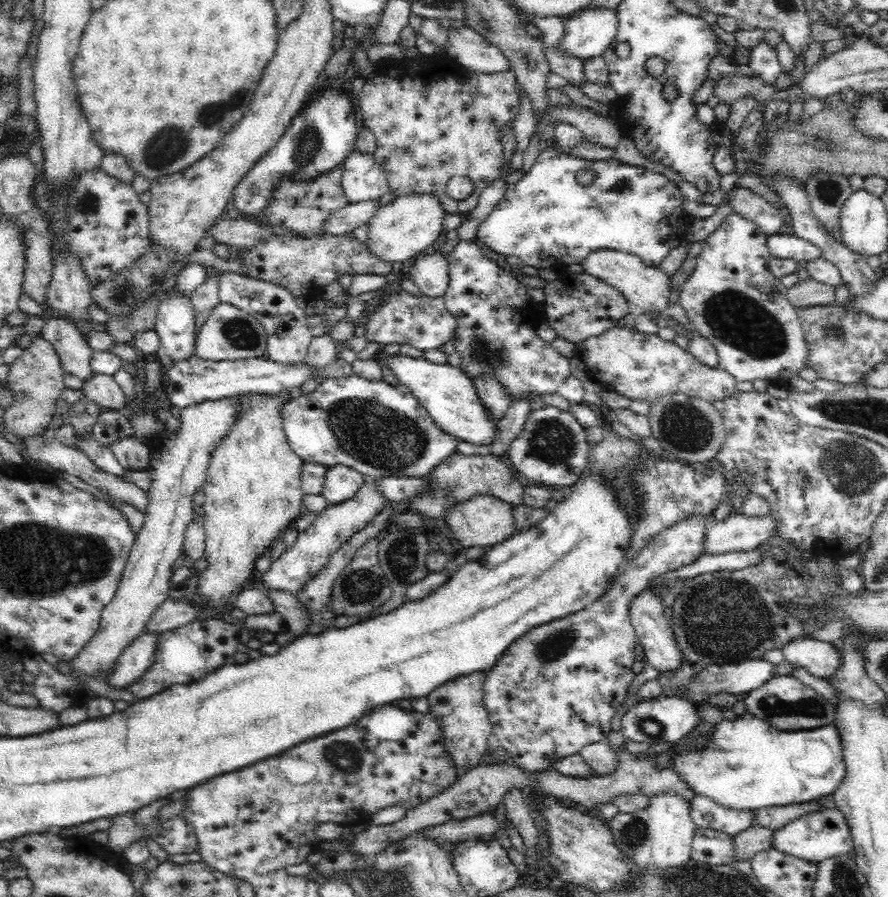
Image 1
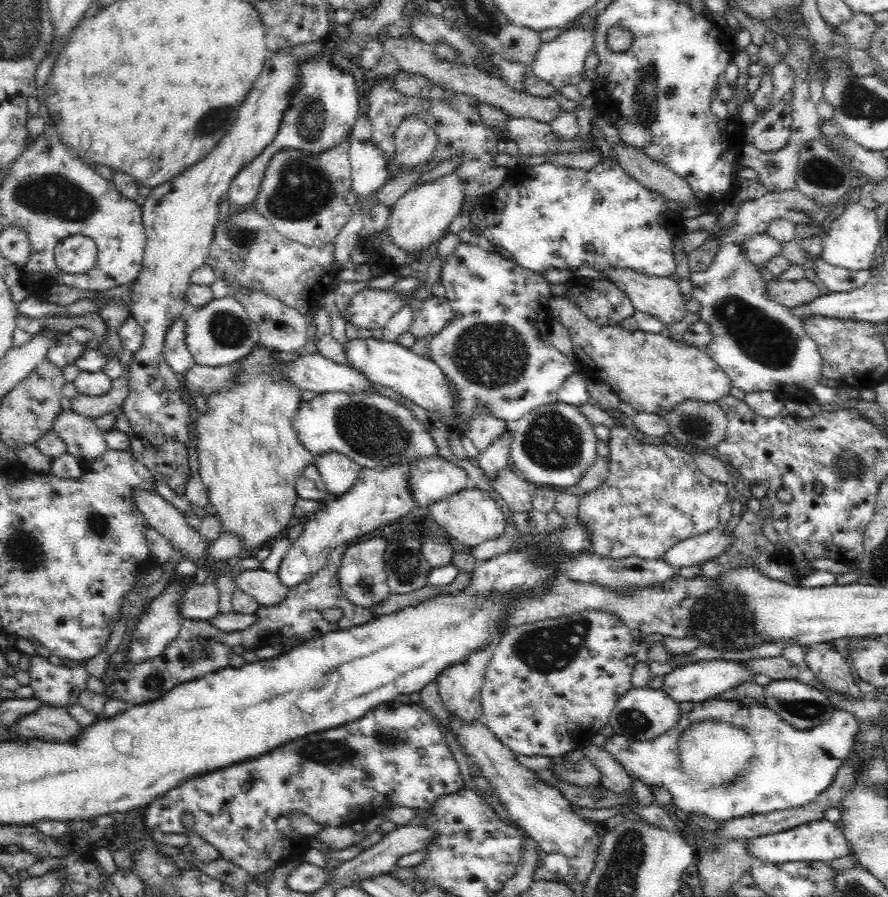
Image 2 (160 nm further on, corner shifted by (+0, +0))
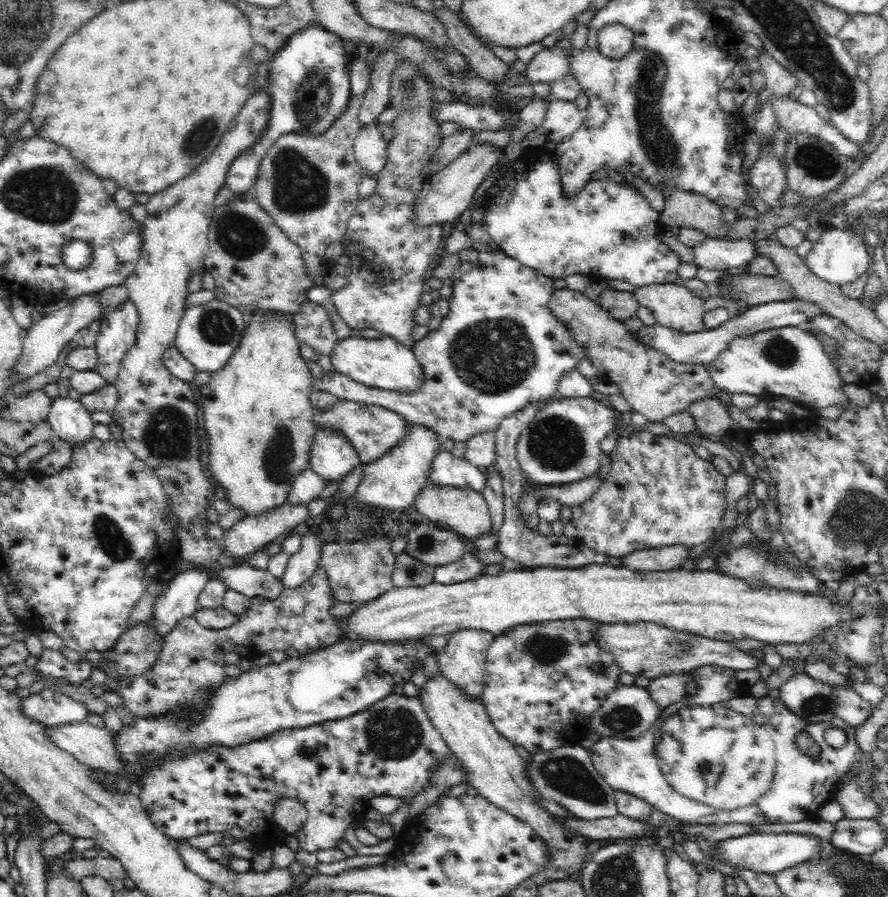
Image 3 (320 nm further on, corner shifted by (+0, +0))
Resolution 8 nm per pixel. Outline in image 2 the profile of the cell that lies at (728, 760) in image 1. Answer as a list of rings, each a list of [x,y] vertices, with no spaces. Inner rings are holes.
[[[720,695],[704,700],[698,704],[692,704],[686,707],[678,726],[674,726],[668,734],[662,734],[654,740],[648,742],[638,742],[628,740],[624,736],[613,734],[606,739],[602,747],[606,747],[608,753],[612,753],[616,761],[624,763],[626,771],[630,778],[640,780],[651,789],[660,786],[666,788],[672,796],[674,808],[689,814],[706,814],[718,821],[728,821],[731,818],[751,816],[752,814],[768,814],[776,810],[796,808],[813,801],[819,794],[822,794],[832,781],[836,778],[839,768],[844,765],[848,759],[848,754],[853,750],[855,735],[859,732],[856,719],[843,710],[835,709],[834,714],[828,722],[818,724],[811,729],[792,728],[785,720],[780,720],[773,712],[757,702],[723,700]],[[702,722],[726,722],[729,726],[735,726],[738,730],[743,730],[750,738],[752,743],[752,756],[748,758],[745,768],[740,768],[731,779],[720,780],[712,783],[700,779],[692,779],[688,772],[682,769],[680,761],[680,751],[678,751],[678,740],[686,734],[690,726],[702,724]]]

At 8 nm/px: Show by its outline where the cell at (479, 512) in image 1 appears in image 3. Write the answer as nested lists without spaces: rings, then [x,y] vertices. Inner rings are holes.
[[[425,486],[420,490],[419,496],[416,496],[414,506],[422,516],[426,516],[432,522],[438,522],[444,528],[450,528],[450,531],[455,532],[465,541],[474,542],[480,536],[492,535],[494,532],[490,507],[488,507],[484,495],[472,489]]]

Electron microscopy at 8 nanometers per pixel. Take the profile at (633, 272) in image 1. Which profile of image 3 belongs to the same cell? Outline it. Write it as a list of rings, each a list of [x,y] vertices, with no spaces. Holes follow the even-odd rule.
[[[647,284],[634,287],[639,306],[654,313],[656,322],[665,327],[692,333],[702,332],[705,309],[703,299],[684,285]]]

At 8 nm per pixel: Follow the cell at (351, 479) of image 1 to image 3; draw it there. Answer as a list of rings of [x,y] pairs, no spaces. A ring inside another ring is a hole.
[[[325,428],[315,432],[309,467],[324,481],[340,482],[360,463],[358,453],[344,438]]]

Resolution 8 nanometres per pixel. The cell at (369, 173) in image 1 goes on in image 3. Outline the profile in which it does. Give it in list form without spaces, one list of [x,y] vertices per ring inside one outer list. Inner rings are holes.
[[[376,121],[361,126],[355,139],[354,156],[359,164],[361,176],[375,178],[386,166],[388,145],[382,138],[381,129]]]

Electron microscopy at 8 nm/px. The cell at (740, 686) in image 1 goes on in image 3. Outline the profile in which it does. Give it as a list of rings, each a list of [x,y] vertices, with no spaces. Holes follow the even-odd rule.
[[[688,672],[669,674],[652,679],[648,684],[650,697],[663,709],[674,702],[680,702],[694,687],[694,675]]]

